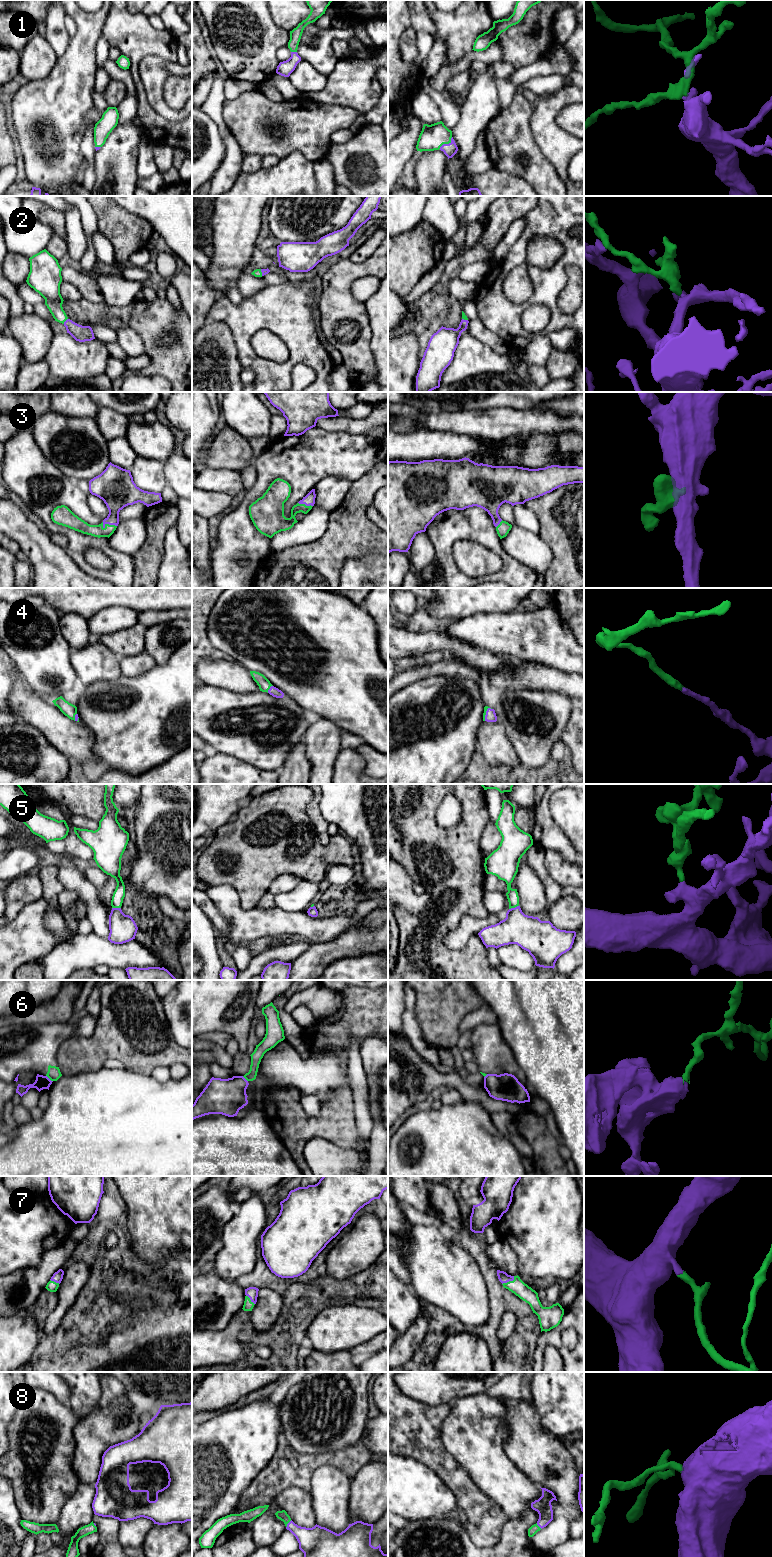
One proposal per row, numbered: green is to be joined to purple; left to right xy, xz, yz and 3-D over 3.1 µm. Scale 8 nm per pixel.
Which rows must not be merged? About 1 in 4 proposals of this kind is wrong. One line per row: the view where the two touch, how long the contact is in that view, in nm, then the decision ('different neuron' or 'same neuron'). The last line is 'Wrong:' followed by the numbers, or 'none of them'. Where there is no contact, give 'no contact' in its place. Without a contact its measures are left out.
1: yz | 140 nm | same neuron
2: xy | 60 nm | same neuron
3: xy | 120 nm | same neuron
4: xz | 80 nm | same neuron
5: yz | 90 nm | same neuron
6: xy | 80 nm | different neuron
7: yz | 120 nm | same neuron
8: xz | 80 nm | same neuron
Wrong: 6

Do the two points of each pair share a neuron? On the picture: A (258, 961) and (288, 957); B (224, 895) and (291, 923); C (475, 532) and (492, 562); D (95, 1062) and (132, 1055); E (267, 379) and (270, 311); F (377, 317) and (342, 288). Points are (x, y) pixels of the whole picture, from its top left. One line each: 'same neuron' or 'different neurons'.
A: same neuron
B: same neuron
C: different neurons
D: same neuron
E: same neuron
F: different neurons

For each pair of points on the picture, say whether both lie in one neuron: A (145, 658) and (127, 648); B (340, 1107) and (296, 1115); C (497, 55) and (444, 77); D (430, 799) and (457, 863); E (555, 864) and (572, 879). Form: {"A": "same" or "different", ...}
{"A": "different", "B": "same", "C": "same", "D": "same", "E": "same"}

